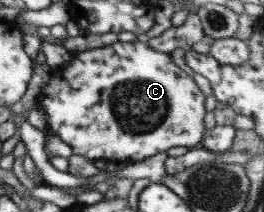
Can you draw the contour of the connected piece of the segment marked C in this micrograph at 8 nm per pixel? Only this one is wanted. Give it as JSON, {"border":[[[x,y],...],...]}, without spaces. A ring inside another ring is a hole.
{"border":[[[115,42],[115,44],[106,45],[103,48],[85,50],[77,52],[71,56],[71,60],[65,68],[54,69],[50,80],[41,88],[38,95],[37,104],[47,115],[47,127],[54,134],[59,136],[62,142],[71,146],[74,154],[85,156],[90,160],[106,159],[107,161],[125,161],[127,163],[139,162],[153,156],[159,152],[167,152],[170,148],[175,147],[194,147],[202,141],[206,132],[203,117],[206,115],[205,98],[199,86],[193,81],[193,78],[181,70],[173,61],[171,54],[159,52],[150,48],[149,45],[137,42]]]}

